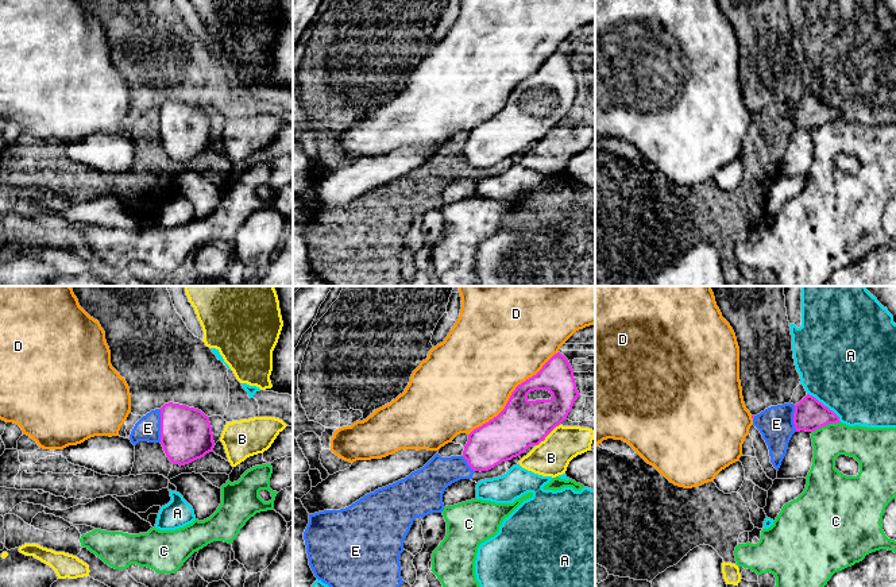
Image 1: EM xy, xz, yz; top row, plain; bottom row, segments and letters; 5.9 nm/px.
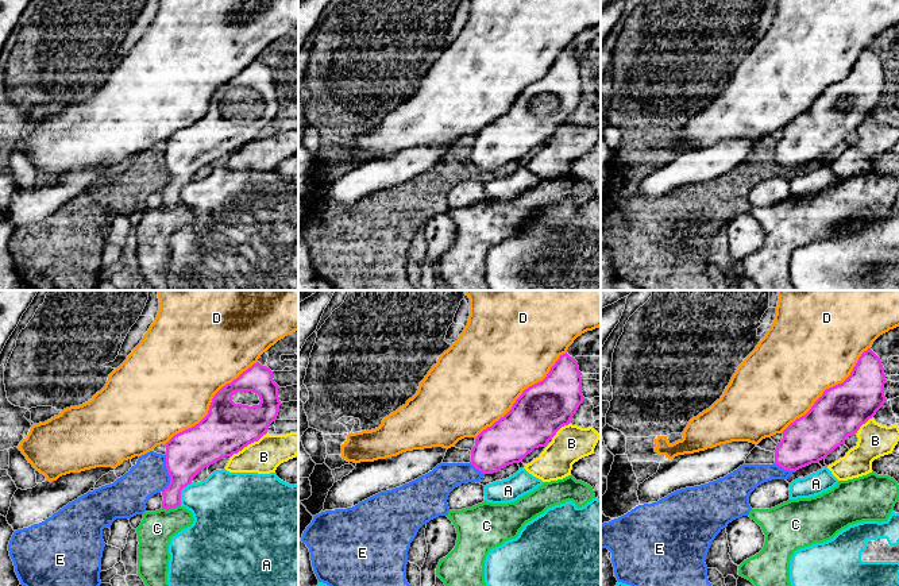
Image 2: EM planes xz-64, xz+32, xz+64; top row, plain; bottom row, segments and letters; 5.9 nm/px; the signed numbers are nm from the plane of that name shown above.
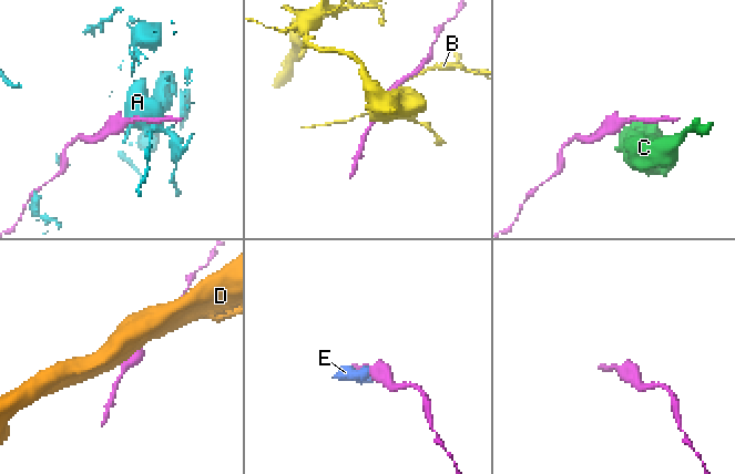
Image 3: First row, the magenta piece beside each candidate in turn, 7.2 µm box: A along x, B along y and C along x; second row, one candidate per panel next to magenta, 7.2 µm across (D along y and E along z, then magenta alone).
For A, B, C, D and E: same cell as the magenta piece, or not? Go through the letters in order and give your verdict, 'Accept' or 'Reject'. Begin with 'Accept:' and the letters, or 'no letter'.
Accept: no letter
A: Reject
B: Reject
C: Reject
D: Reject
E: Reject

